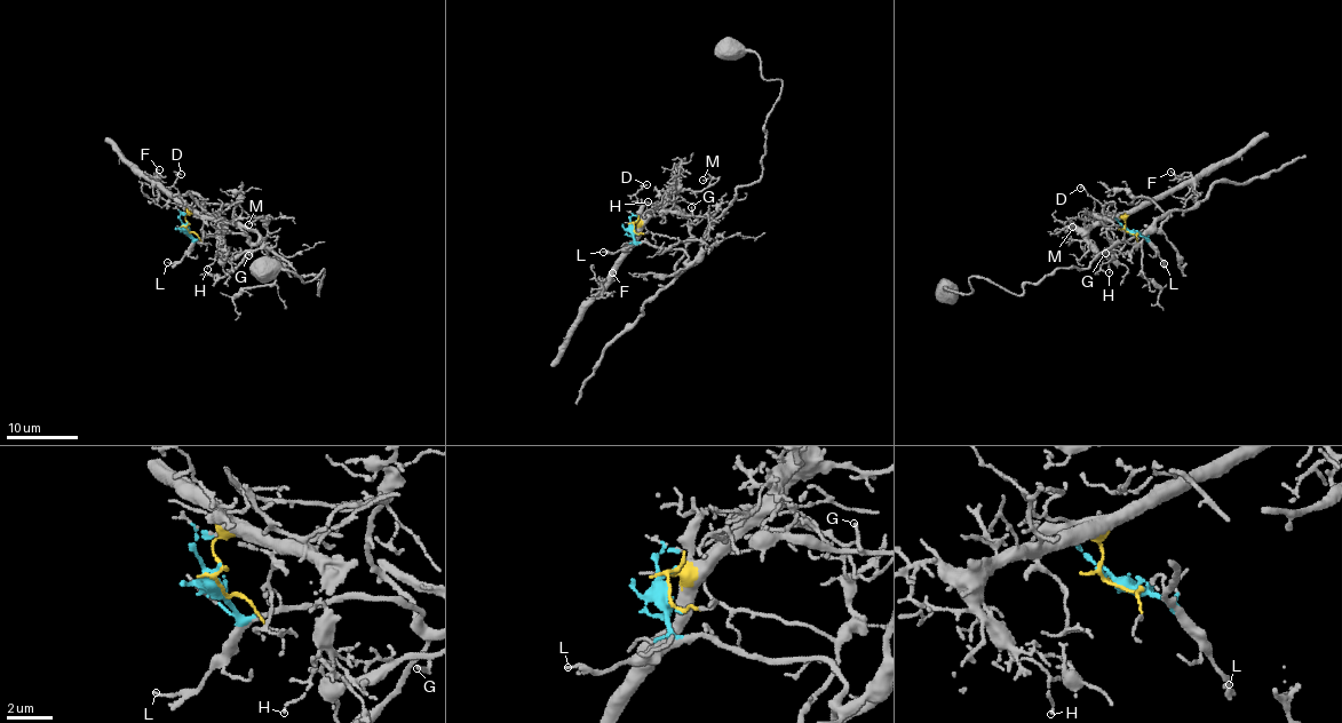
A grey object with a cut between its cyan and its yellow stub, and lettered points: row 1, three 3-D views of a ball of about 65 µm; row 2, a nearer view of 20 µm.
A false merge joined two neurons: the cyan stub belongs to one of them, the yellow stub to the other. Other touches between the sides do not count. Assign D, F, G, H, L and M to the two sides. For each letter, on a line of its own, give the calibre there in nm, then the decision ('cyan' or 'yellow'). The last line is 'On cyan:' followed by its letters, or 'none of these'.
D: calibre 140 nm; yellow
F: calibre 80 nm; yellow
G: calibre 130 nm; cyan
H: calibre 100 nm; yellow
L: calibre 130 nm; cyan
M: calibre 90 nm; yellow
On cyan: G, L

